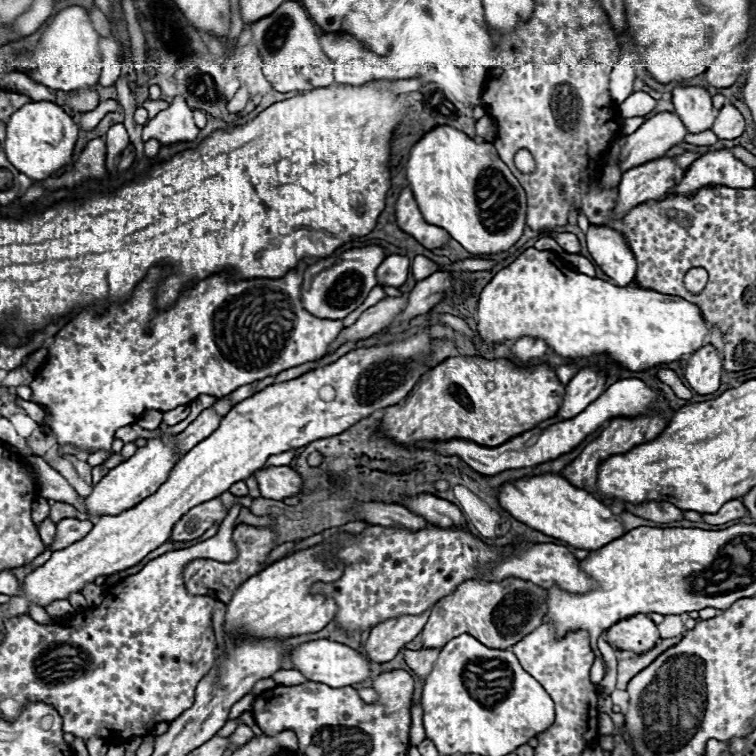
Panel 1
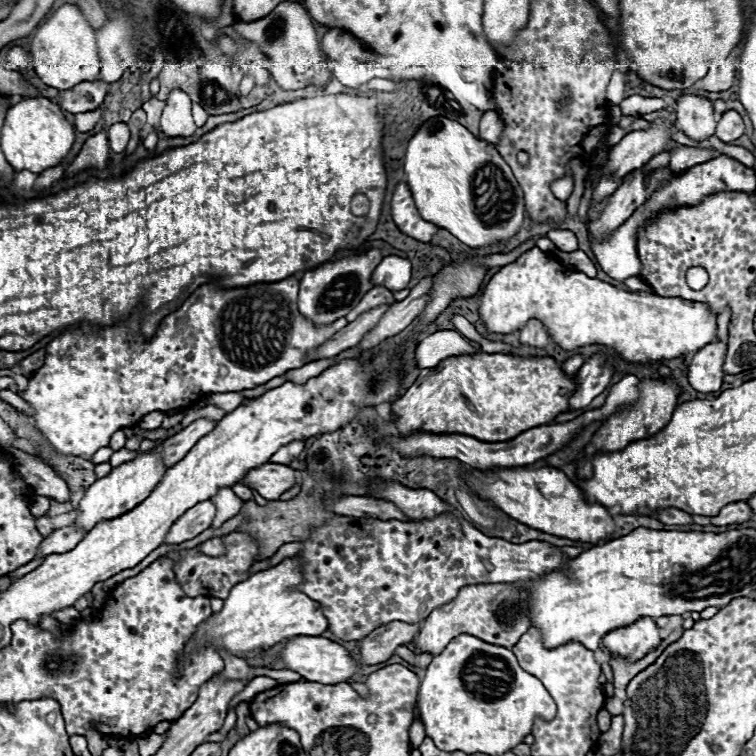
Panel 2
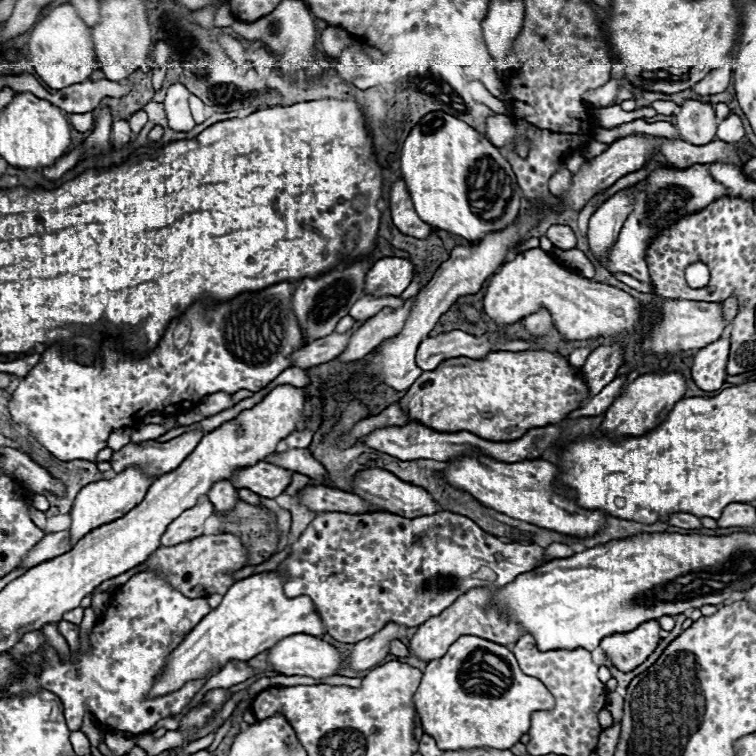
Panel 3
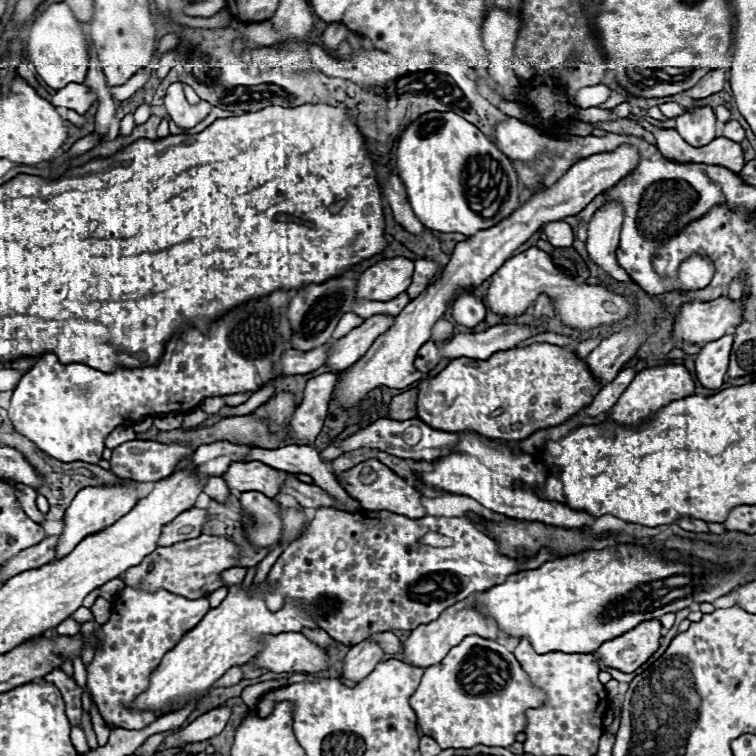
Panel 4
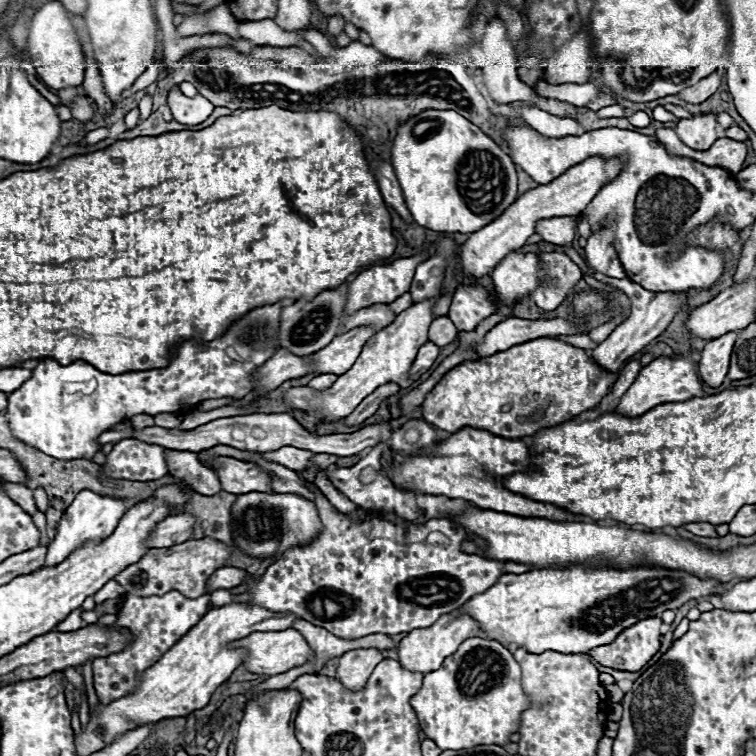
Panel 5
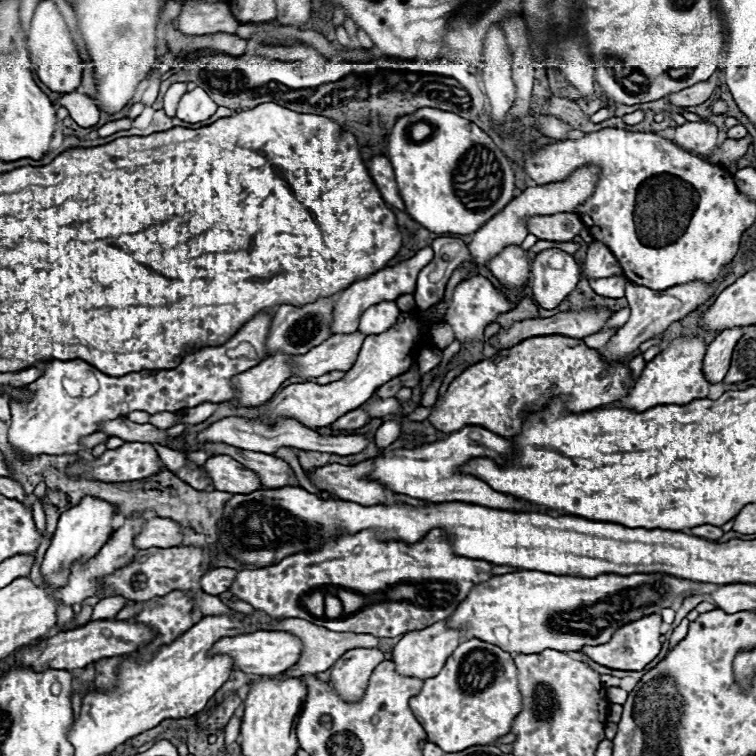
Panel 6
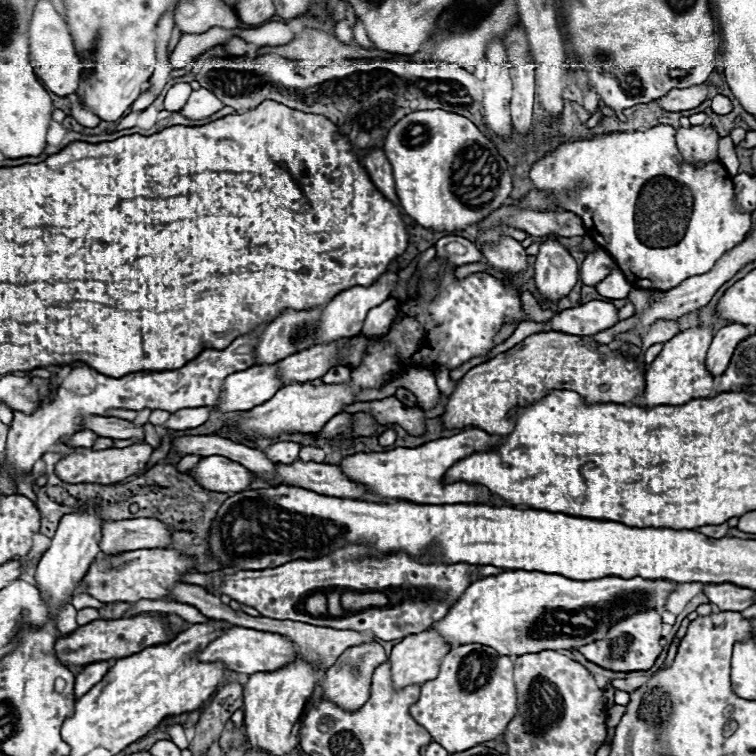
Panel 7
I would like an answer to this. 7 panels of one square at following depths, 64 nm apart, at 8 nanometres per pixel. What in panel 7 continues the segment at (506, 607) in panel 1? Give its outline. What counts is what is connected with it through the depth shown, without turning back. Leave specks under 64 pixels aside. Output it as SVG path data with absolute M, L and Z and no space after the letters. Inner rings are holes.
M424 630L420 634L410 634L392 648L390 672L392 686L402 690L412 684L424 684L438 674L440 658L448 654L448 646L440 634L434 630Z

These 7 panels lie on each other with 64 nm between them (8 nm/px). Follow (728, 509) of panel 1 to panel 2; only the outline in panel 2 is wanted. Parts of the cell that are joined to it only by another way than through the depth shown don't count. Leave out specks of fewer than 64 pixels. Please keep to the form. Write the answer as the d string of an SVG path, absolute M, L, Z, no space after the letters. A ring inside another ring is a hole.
M732 502L720 510L718 516L712 516L714 526L728 526L728 524L742 524L752 518L752 508L748 502Z

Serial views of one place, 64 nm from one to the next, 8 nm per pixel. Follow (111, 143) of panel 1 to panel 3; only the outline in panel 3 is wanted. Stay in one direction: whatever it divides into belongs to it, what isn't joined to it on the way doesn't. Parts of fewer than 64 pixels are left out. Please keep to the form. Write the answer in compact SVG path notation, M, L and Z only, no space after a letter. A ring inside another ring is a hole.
M118 120L114 122L114 146L124 146L130 140L130 122L128 120Z

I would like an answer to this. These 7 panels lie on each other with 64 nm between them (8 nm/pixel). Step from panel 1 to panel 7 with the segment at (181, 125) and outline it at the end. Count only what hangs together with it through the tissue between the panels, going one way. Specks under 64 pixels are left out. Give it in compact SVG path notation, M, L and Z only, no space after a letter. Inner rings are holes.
M202 88L198 92L192 92L186 106L180 110L180 114L184 114L186 118L192 118L192 120L200 120L200 118L208 118L212 116L214 112L218 112L222 108L222 100L216 98L214 92Z

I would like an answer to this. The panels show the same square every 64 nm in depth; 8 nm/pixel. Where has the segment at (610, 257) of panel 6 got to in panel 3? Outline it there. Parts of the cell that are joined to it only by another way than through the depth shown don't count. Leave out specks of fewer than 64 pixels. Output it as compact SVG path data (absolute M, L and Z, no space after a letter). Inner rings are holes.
M622 190L622 192L616 192L612 198L608 198L592 214L590 228L588 228L588 244L596 260L604 262L608 258L608 252L616 244L620 228L630 212L632 212L630 196L628 192ZM618 272L618 274L614 274L620 282L624 282L624 284L628 284L630 288L634 288L634 290L640 290L640 292L652 292L652 288L648 286L648 284L644 284L644 282L638 282L636 278L632 278L632 276L628 276L628 274L622 274L622 272Z

